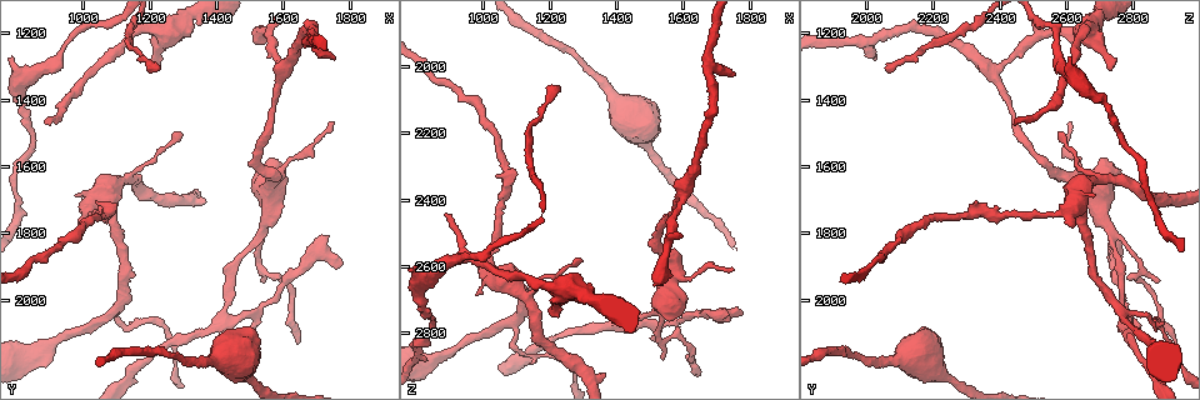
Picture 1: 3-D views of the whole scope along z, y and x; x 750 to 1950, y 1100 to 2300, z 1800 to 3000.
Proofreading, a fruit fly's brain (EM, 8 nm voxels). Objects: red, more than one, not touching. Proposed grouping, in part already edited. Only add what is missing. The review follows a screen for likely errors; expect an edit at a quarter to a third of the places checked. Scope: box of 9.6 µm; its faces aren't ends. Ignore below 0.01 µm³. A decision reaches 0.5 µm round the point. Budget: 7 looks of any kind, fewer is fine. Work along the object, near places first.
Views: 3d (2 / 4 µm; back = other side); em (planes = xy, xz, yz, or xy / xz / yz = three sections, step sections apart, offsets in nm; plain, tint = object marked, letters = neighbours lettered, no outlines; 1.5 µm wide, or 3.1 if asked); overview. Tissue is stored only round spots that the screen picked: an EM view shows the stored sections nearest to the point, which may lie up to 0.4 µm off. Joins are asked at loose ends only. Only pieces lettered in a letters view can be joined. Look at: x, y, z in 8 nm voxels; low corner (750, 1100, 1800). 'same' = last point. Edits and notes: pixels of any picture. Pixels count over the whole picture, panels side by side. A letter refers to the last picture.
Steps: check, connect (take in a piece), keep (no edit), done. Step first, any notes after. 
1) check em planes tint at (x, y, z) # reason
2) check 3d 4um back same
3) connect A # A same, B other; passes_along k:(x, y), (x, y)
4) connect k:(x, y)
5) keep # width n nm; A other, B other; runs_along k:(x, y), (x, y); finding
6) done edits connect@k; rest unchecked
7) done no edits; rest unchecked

check em planes letters at (1650, 2130, 2930) # thin end

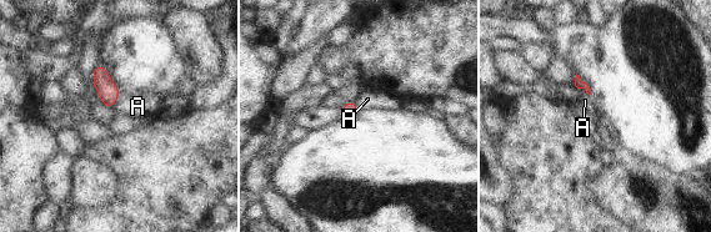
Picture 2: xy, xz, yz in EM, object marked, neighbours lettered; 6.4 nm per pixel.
keep # A other; border 2:(576, 86), (590, 95); none of them fits

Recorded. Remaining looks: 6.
check 3d 2um at (1200, 1300, 2730) # free end

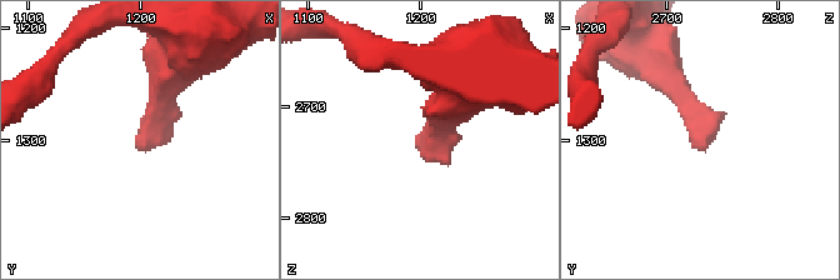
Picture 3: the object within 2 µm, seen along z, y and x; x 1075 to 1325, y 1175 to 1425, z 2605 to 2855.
check em xy step 8 tint at (1204, 1306, 2722) # now the EM

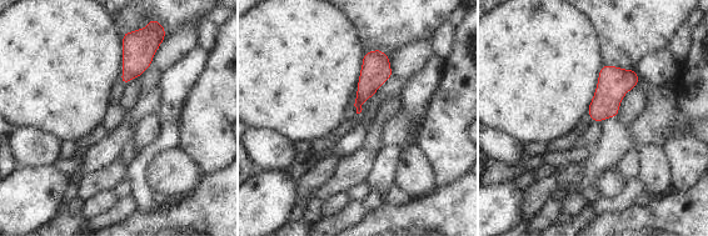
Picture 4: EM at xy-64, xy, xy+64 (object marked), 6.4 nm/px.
check em yz step 4 letters same # cut it another way

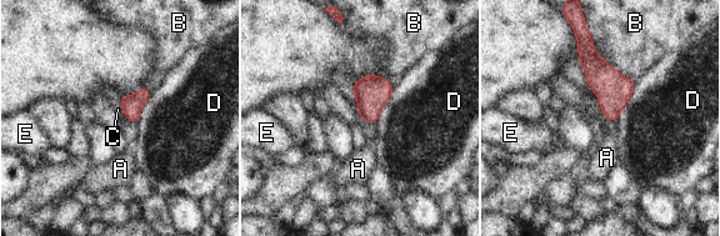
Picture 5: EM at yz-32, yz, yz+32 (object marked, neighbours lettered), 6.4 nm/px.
keep # A other, B other, C other, D other, E other; border 5:(119, 105), (126, 119); no lettered piece goes on from it

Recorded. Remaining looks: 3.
check 3d 2um at (1510, 1200, 2660) # an open end

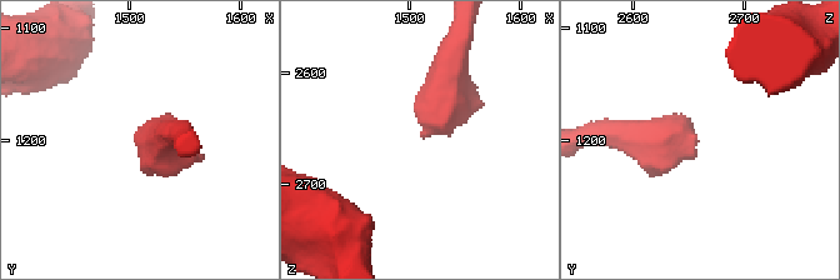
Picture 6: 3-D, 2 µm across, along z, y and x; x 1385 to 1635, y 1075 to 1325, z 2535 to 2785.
check em xz step 8 tint at (1510, 1198, 2658) # now the EM

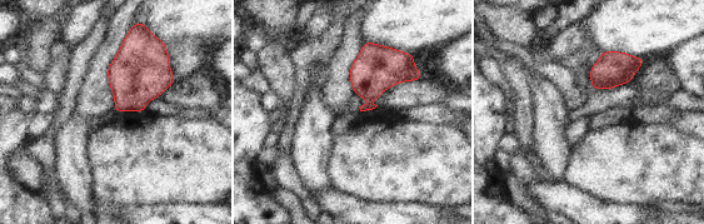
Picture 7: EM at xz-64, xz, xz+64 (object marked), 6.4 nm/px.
check em planes letters same

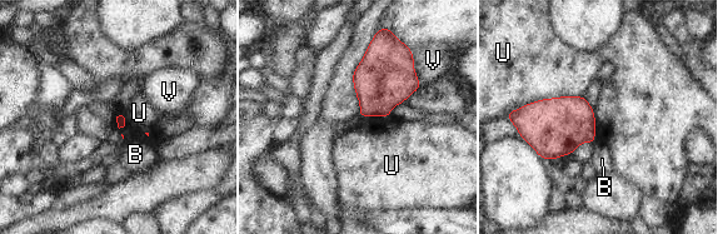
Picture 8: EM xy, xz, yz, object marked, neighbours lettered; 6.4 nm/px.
keep # longest_contact U 480 nm; B other, U other, V other; no lettered piece goes on from it

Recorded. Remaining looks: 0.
done no edits; rest unchecked

